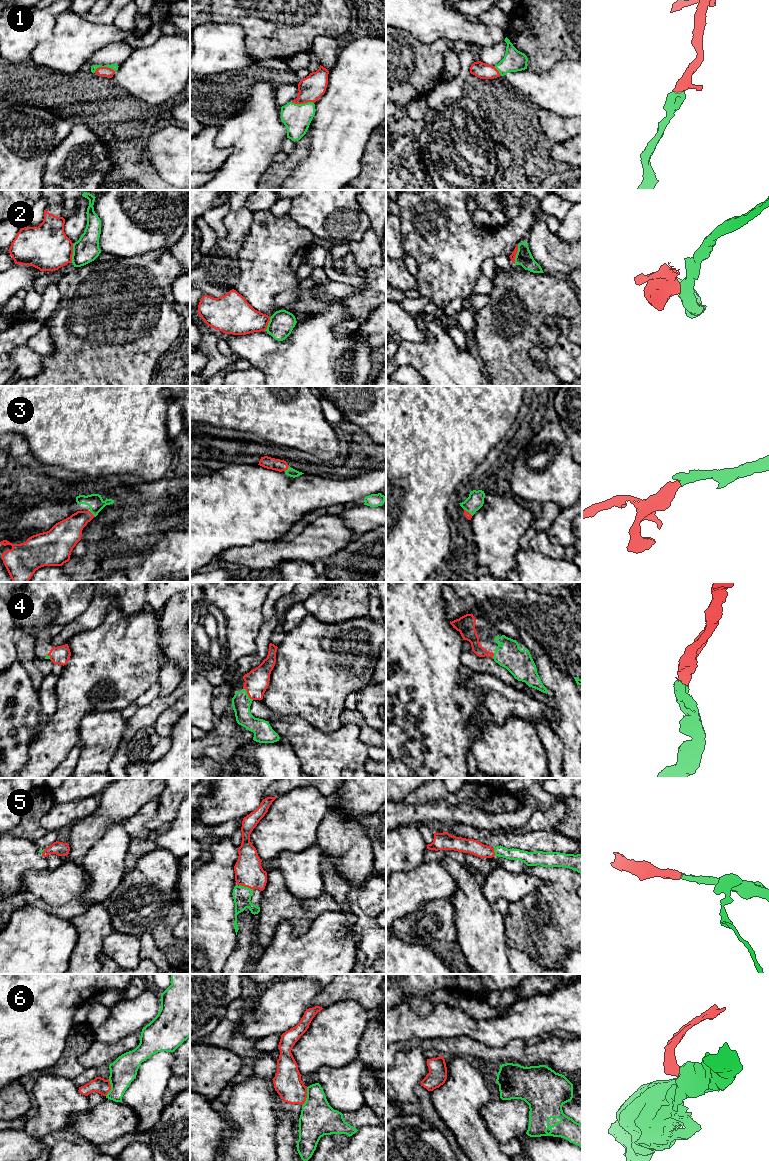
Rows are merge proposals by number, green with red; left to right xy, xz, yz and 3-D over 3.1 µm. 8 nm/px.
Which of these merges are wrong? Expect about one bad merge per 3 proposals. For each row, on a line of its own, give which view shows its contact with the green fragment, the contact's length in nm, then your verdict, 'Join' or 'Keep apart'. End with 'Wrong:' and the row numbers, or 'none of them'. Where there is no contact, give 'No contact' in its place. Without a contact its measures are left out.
1: Touches green in xy. Shared border 180 nm. Join
2: Touches green in yz. Shared border 160 nm. Keep apart
3: Touches green in xy. Shared border 60 nm. Join
4: Touches green in xz. Shared border 130 nm. Join
5: Touches green in xz. Shared border 130 nm. Join
6: Touches green in xz. Shared border 160 nm. Keep apart
Wrong: 2, 6

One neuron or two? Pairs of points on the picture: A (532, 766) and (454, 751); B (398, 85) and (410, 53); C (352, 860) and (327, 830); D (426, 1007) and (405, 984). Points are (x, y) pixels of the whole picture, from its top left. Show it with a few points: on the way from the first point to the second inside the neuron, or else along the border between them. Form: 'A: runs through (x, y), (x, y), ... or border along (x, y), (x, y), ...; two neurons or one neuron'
A: border along (476, 727), (480, 735), (474, 740), (471, 750); two neurons
B: runs through (398, 77), (398, 65), (402, 61); one neuron
C: runs through (352, 850), (352, 844), (347, 844), (337, 836); one neuron
D: runs through (420, 1001), (411, 990); one neuron

